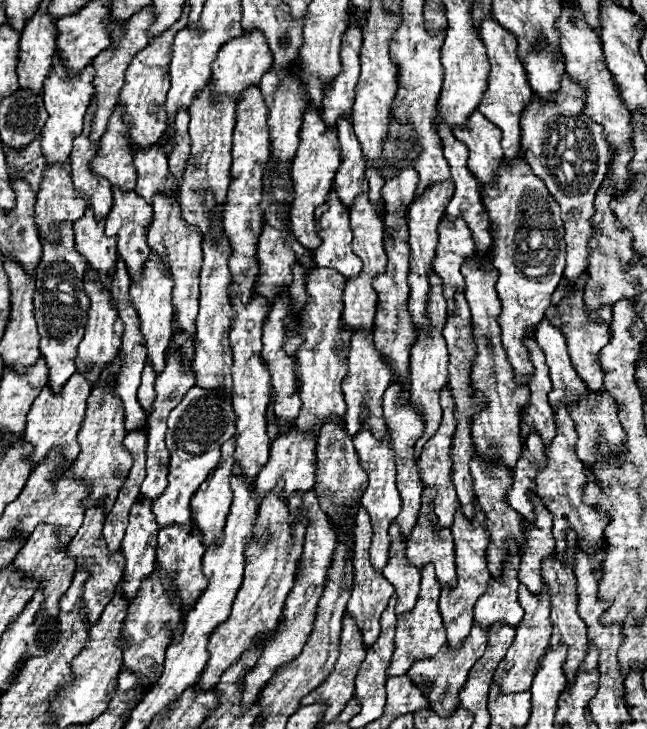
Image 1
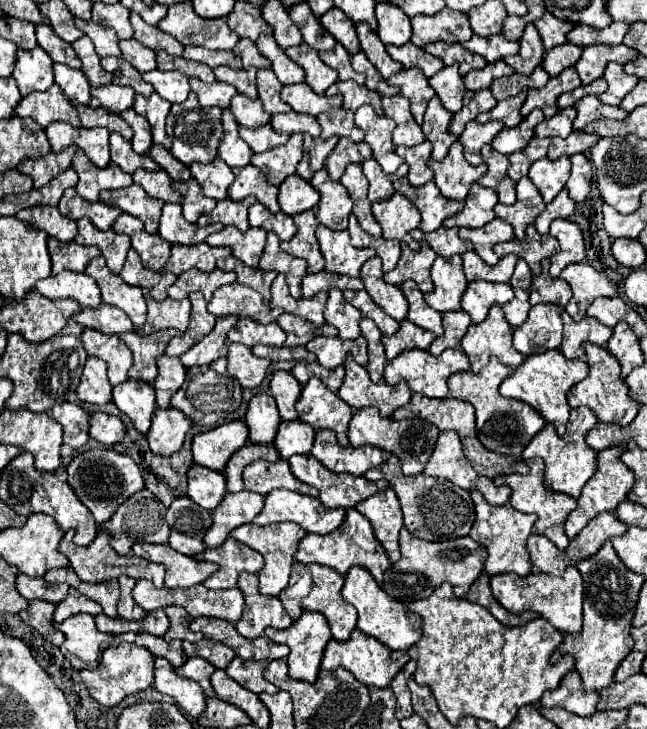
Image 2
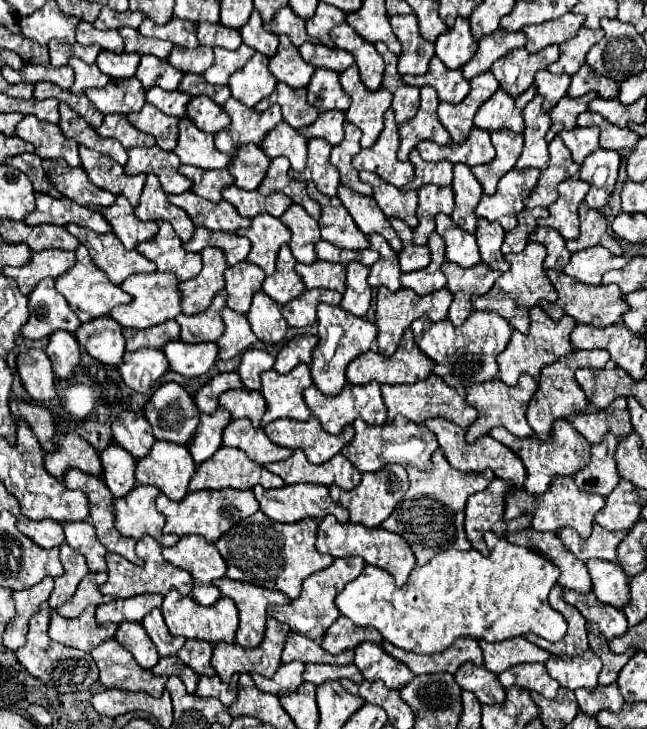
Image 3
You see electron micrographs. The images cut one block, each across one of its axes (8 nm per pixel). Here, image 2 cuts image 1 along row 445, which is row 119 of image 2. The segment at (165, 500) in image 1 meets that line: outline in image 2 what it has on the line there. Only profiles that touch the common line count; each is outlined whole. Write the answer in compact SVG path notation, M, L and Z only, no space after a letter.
M190 92L188 98L182 104L172 104L166 120L166 132L172 140L172 156L178 158L182 164L190 166L194 162L208 164L216 158L220 140L224 138L224 128L222 128L222 110L220 108L204 108L198 104L196 94Z

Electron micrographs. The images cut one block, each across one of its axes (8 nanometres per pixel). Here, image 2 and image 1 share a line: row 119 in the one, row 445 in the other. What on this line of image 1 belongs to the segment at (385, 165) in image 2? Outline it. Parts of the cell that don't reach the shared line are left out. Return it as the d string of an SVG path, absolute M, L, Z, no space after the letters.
M358 432L354 438L354 446L356 446L356 454L360 458L360 466L362 470L368 474L368 486L366 492L360 500L360 506L364 506L372 518L372 528L374 528L374 536L372 536L372 548L370 548L370 562L372 568L376 572L382 572L388 560L388 546L390 546L390 538L388 538L388 528L392 524L392 520L396 520L396 516L400 514L400 506L402 500L398 496L396 490L396 482L394 482L394 452L388 440L388 434L384 436L384 440L376 440L370 432Z

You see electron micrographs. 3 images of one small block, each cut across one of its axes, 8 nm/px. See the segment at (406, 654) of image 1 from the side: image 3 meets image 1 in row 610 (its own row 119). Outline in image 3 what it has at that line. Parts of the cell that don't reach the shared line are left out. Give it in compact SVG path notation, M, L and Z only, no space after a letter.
M424 86L420 94L422 94L422 100L420 100L420 108L418 108L416 116L412 120L408 120L408 124L398 126L398 132L400 132L398 158L400 160L408 160L410 150L416 148L416 144L422 140L434 140L436 144L442 144L442 146L452 142L450 134L440 124L438 114L436 114L436 106L438 106L436 90Z

